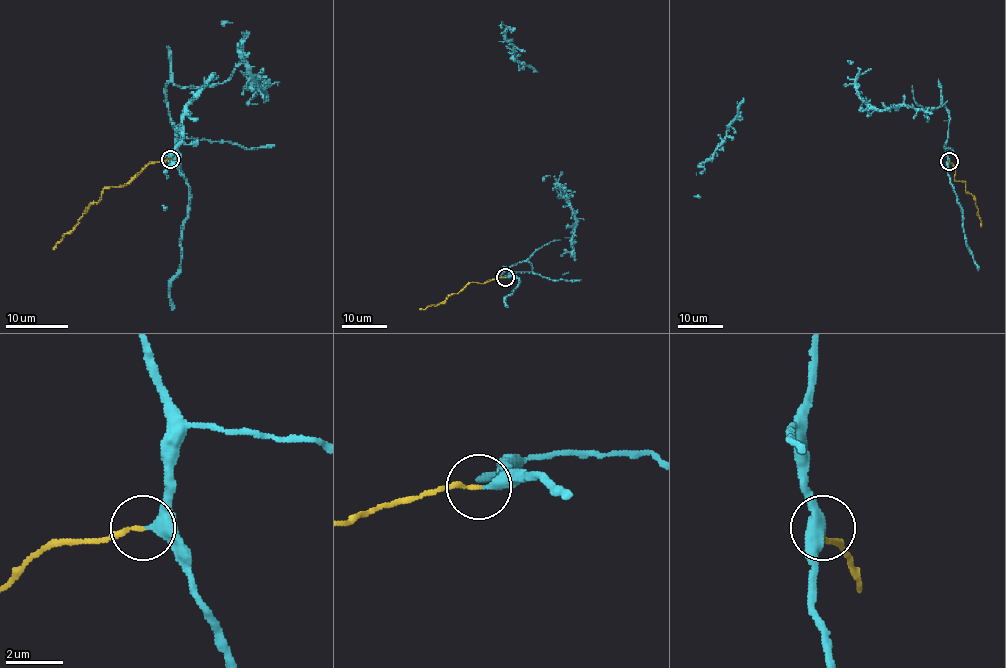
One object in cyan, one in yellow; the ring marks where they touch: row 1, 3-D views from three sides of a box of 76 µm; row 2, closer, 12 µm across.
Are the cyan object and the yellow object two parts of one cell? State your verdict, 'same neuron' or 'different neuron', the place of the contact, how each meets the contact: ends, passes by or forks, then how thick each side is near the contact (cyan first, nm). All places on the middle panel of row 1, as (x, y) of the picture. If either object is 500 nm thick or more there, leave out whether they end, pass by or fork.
same neuron; place (505, 277); cyan passes by; yellow ends; calibres 280 and 160 nm

